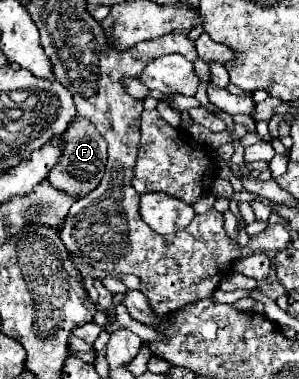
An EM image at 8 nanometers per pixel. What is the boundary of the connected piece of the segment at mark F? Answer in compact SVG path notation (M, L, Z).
M72 118L68 124L68 130L64 132L64 152L58 158L58 164L48 174L52 186L68 194L78 194L78 196L90 194L104 176L106 148L108 148L106 140L88 118Z

